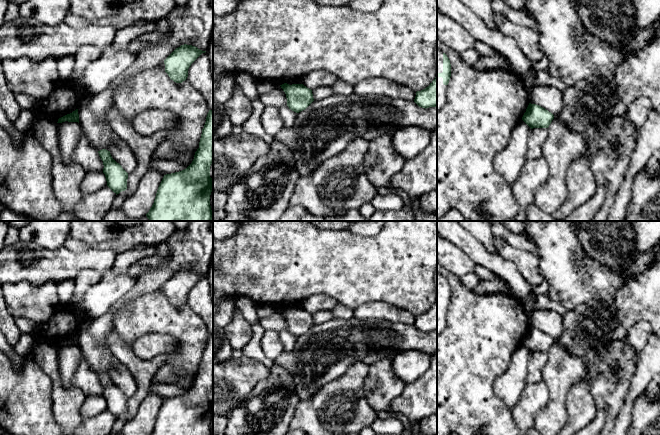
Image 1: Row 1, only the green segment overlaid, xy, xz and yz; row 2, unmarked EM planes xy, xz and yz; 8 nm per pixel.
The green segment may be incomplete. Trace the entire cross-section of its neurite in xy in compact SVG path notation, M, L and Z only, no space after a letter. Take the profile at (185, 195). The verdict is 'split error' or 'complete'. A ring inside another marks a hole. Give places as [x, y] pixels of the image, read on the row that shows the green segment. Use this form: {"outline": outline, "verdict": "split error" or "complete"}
{"outline": "M209 110L192 163L184 170L164 175L152 207L146 214L149 221L213 221L210 195L213 179L210 166L213 163L213 111Z", "verdict": "complete"}

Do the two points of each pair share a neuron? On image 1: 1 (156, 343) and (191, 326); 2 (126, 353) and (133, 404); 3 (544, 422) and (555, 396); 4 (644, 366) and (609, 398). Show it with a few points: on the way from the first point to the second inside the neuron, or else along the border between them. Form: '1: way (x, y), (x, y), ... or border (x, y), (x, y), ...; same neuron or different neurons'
1: border (148, 333), (169, 334), (175, 341), (175, 348); different neurons
2: way (136, 366), (142, 372), (142, 391); same neuron
3: way (550, 416), (555, 411), (555, 402); same neuron
4: border (638, 357), (624, 402); different neurons

